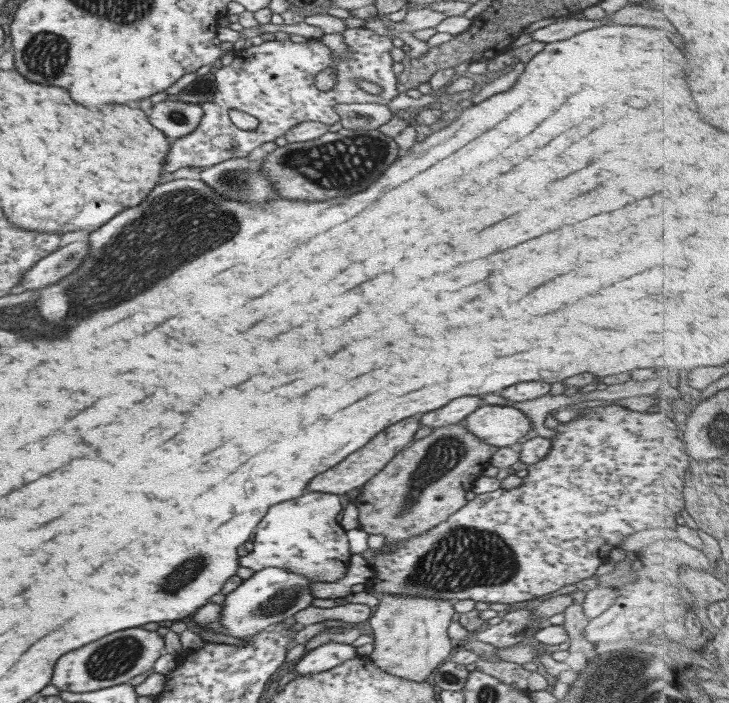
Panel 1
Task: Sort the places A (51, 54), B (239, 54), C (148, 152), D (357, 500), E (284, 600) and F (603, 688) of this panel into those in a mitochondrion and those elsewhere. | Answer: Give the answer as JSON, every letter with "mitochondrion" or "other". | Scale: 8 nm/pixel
{"A":"mitochondrion","B":"other","C":"other","D":"other","E":"mitochondrion","F":"mitochondrion"}

